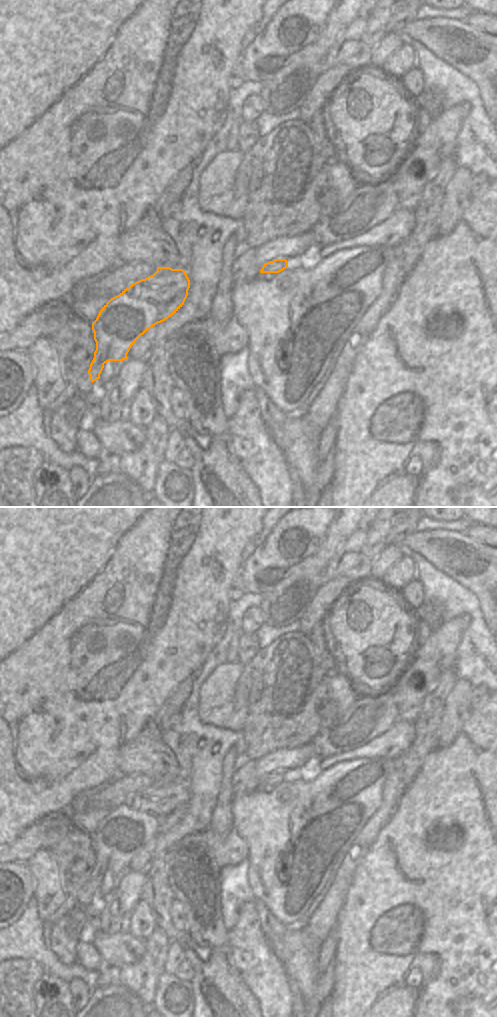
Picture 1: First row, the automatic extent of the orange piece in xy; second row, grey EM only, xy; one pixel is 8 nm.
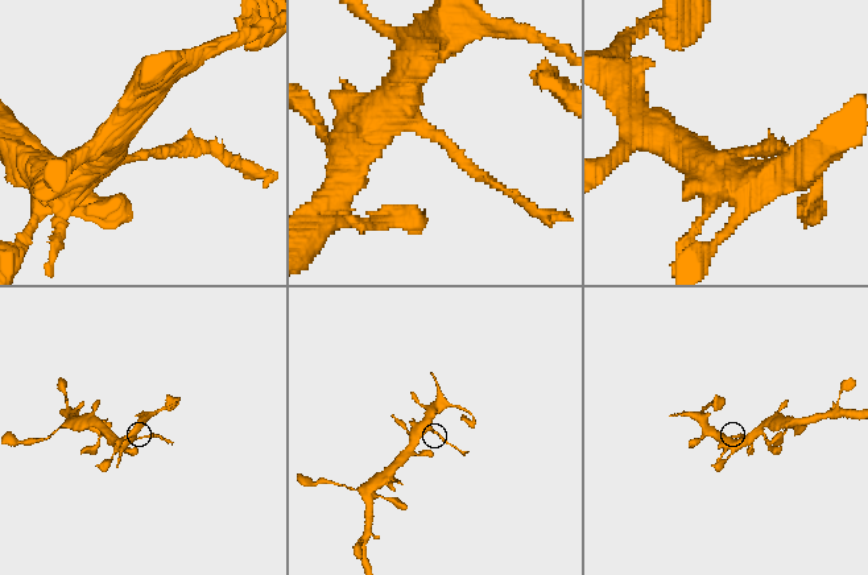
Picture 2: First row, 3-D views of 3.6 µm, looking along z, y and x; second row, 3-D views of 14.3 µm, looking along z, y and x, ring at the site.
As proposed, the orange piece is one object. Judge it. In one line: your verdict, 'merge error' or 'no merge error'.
no merge error

